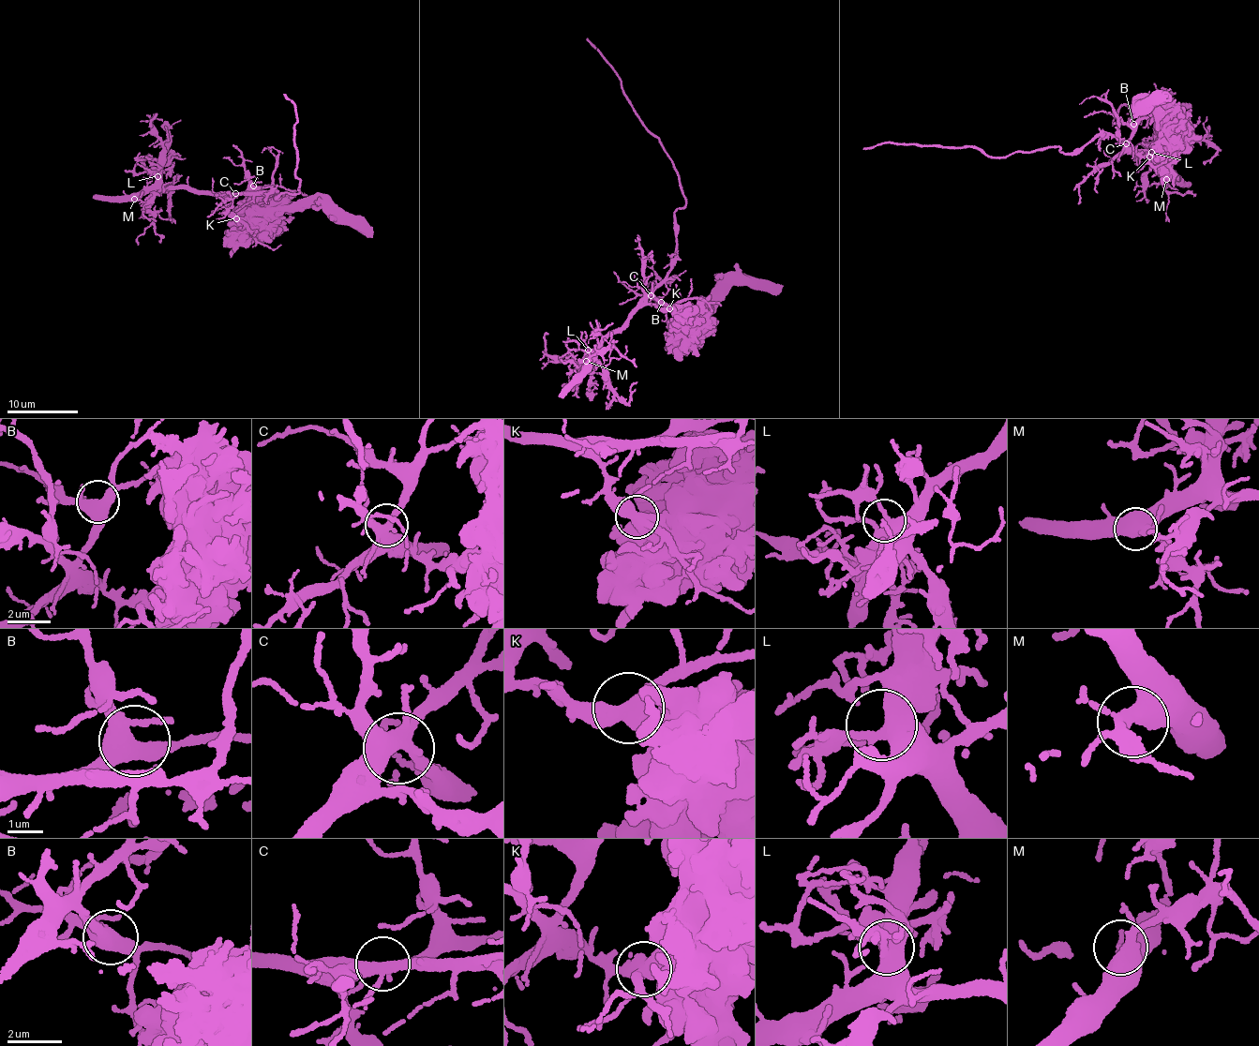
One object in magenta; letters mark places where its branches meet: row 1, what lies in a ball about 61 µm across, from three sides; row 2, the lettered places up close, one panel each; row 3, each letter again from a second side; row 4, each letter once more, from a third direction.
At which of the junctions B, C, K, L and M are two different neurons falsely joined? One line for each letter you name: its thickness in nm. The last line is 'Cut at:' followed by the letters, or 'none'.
K: 480 nm
Cut at: K

